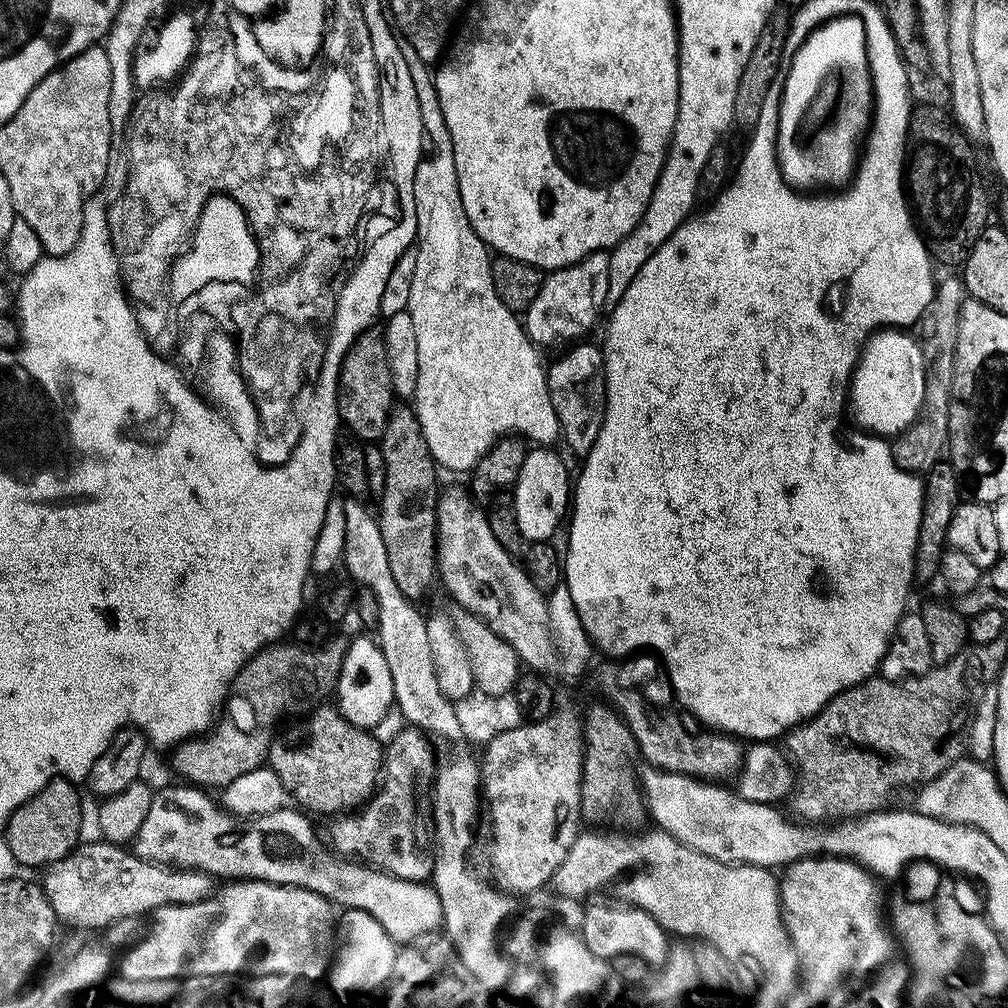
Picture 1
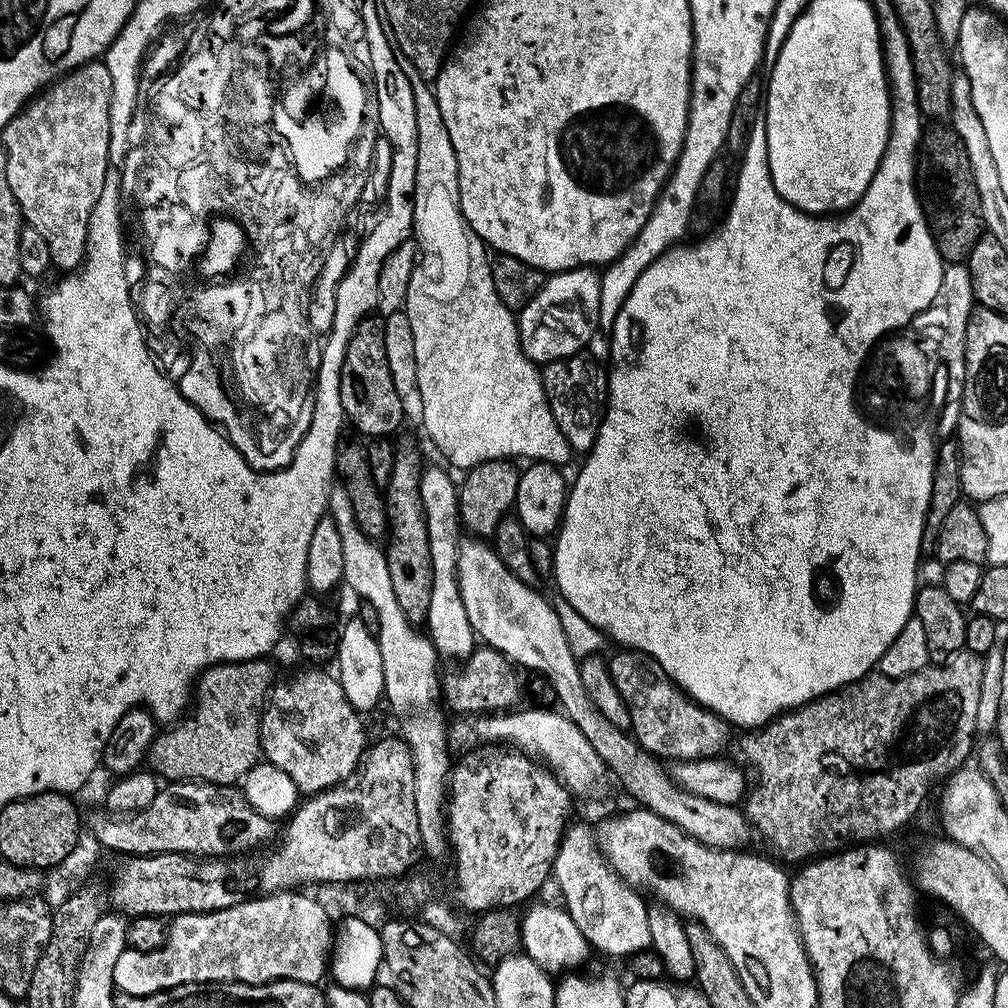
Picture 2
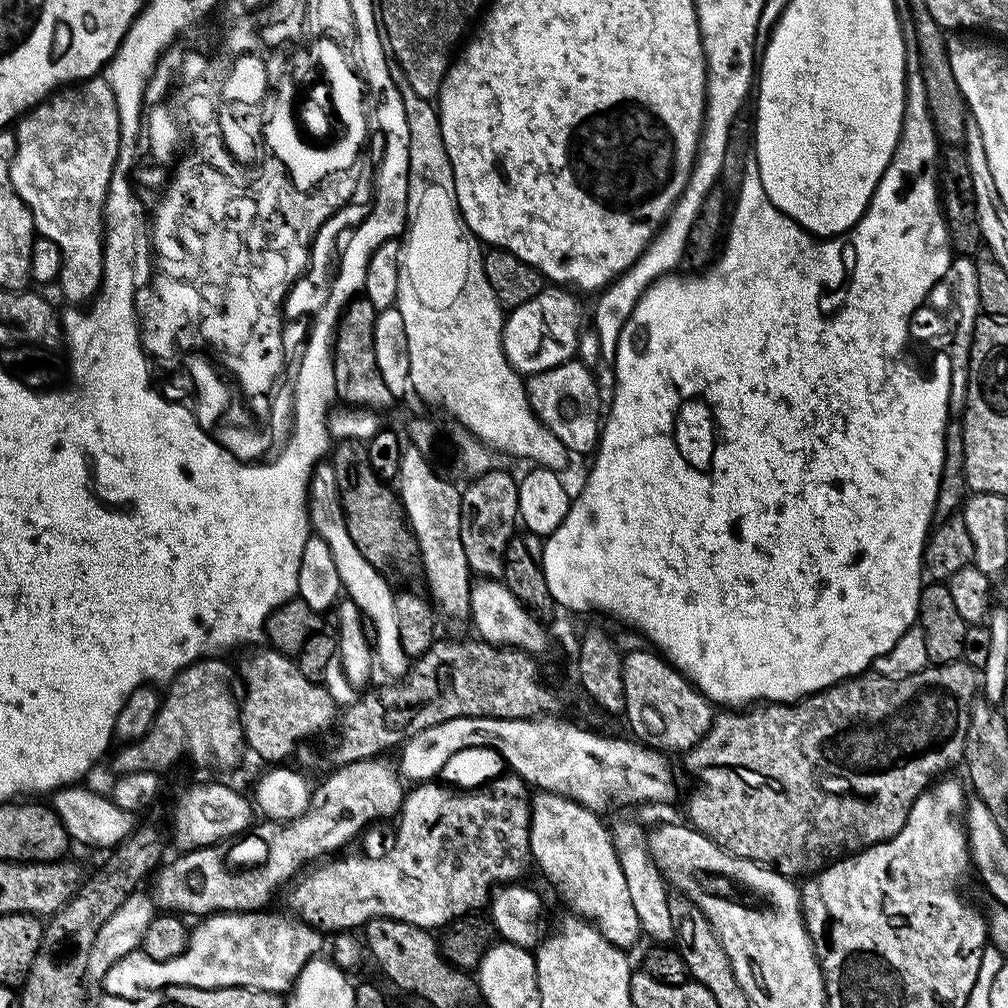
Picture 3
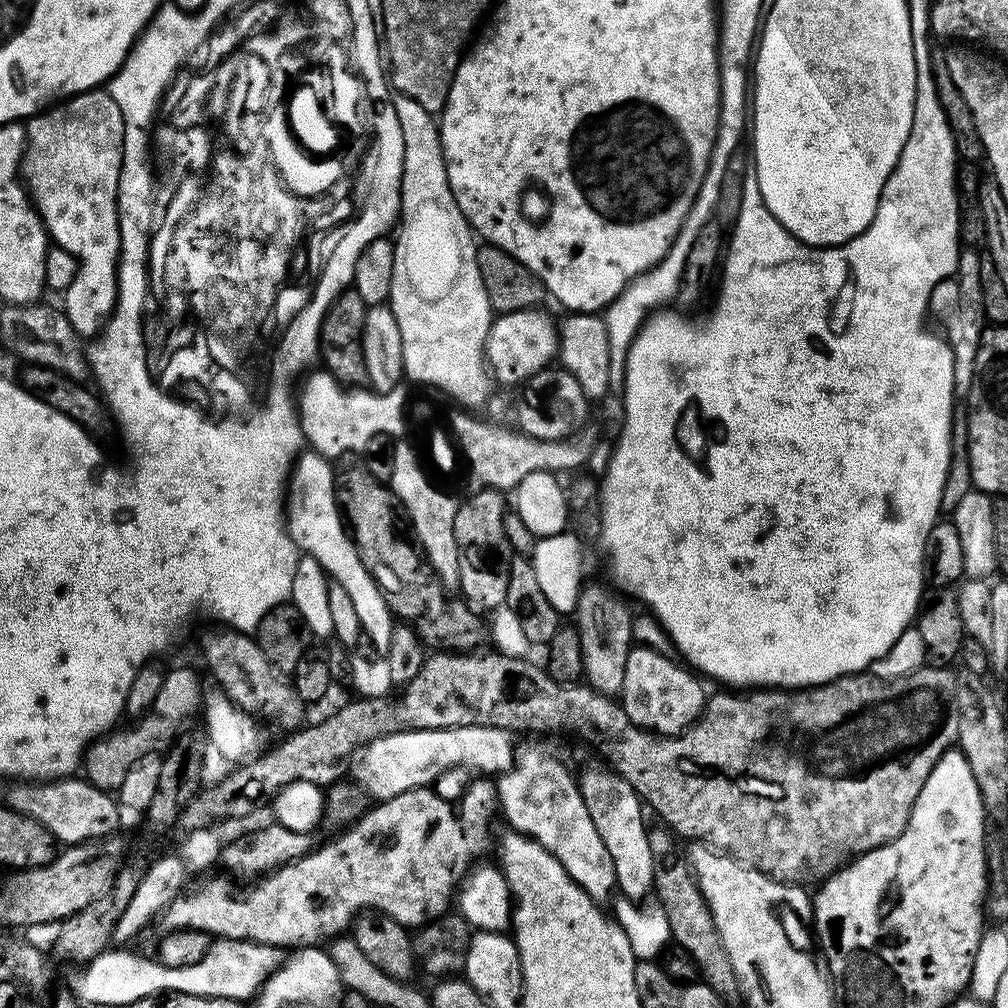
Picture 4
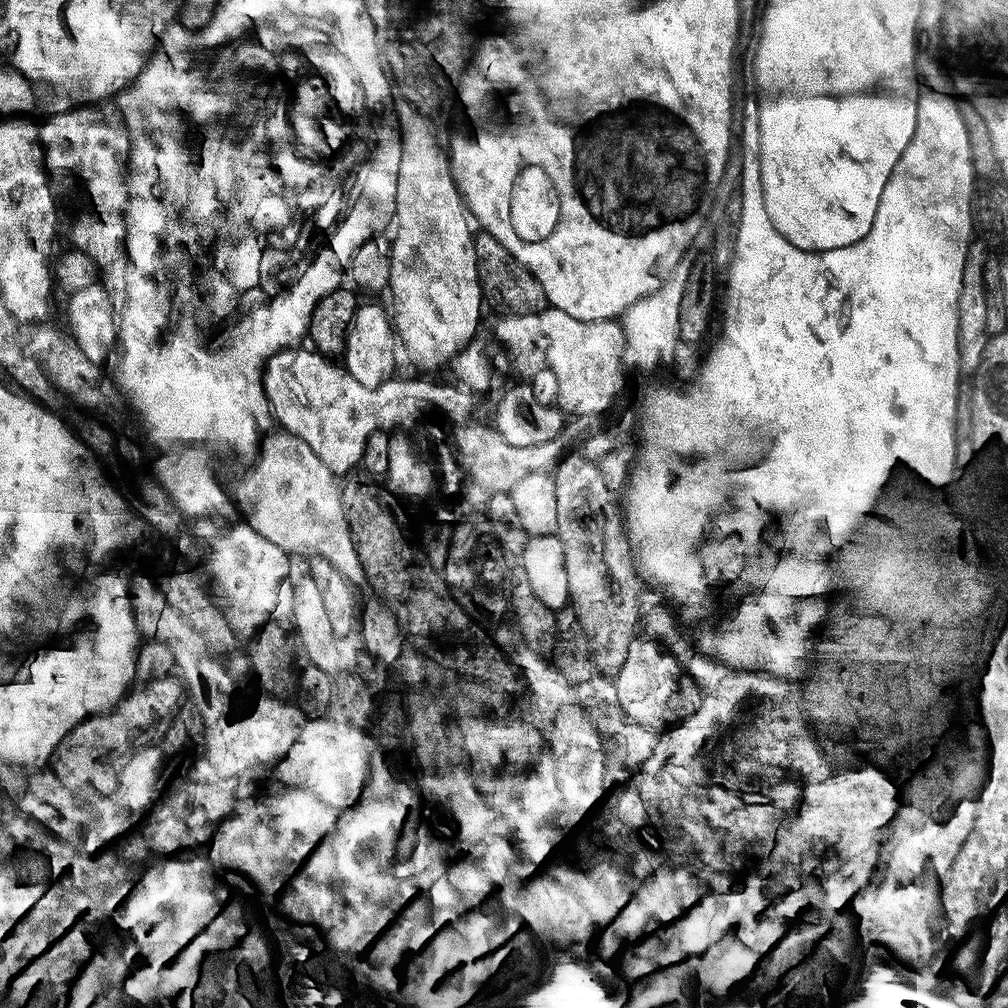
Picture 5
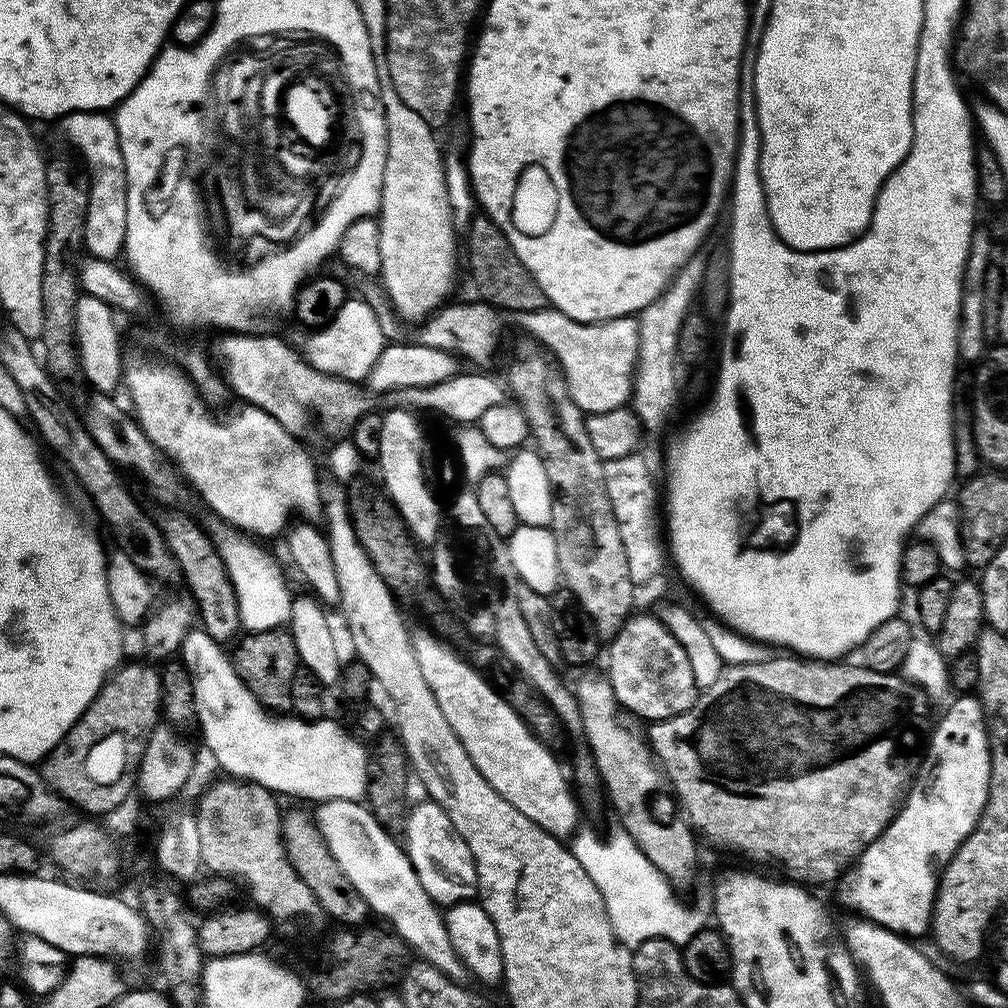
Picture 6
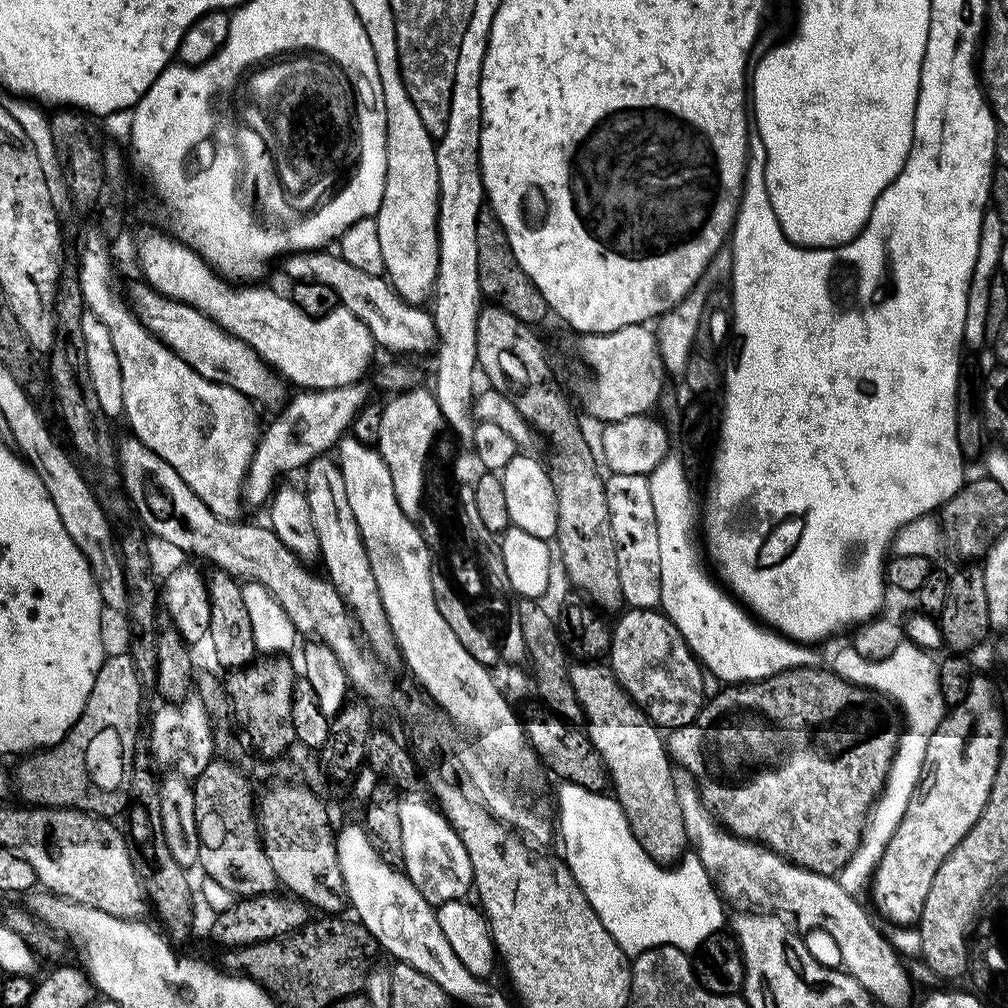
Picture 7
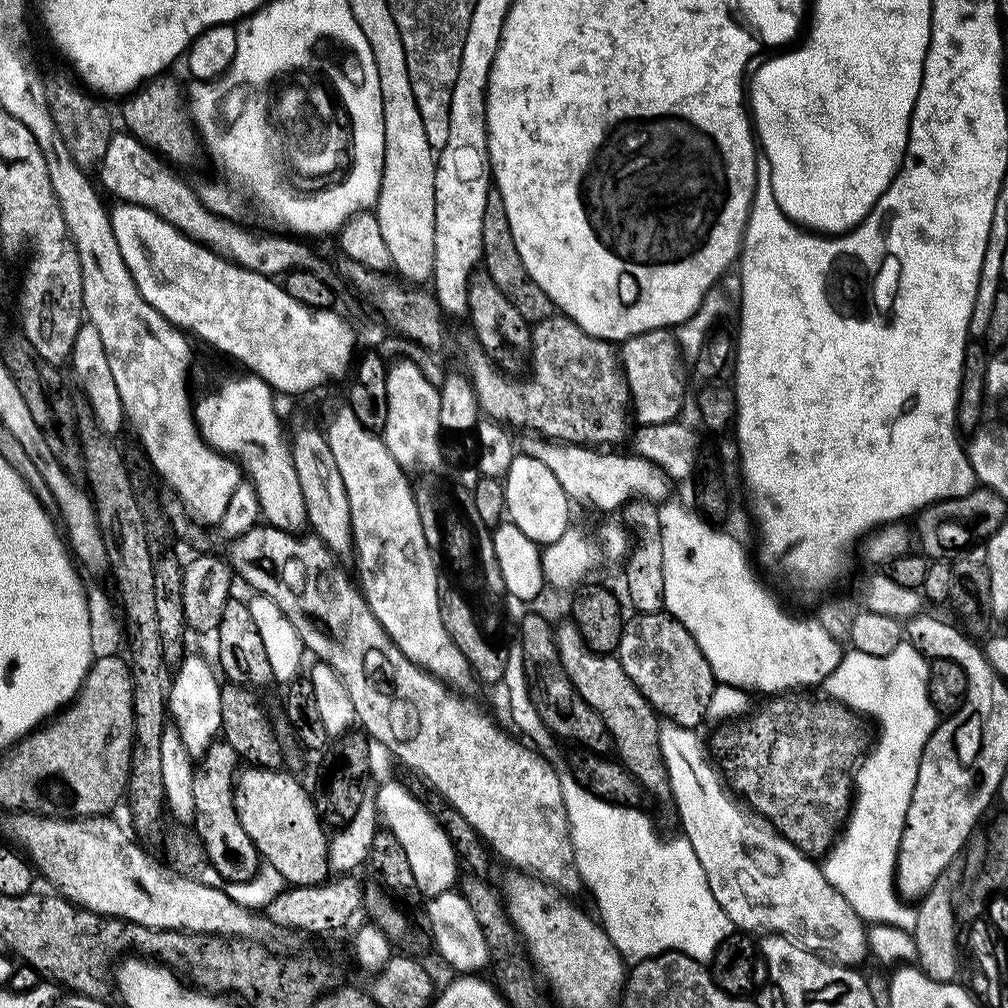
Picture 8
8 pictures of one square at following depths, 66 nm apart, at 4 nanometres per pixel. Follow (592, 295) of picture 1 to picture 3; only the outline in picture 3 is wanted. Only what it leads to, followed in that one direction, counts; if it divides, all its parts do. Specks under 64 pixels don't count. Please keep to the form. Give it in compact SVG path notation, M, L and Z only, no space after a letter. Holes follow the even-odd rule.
M546 286L529 302L524 302L522 306L507 313L503 352L512 368L520 375L542 373L575 357L584 325L582 306L571 294L574 295L560 286Z

